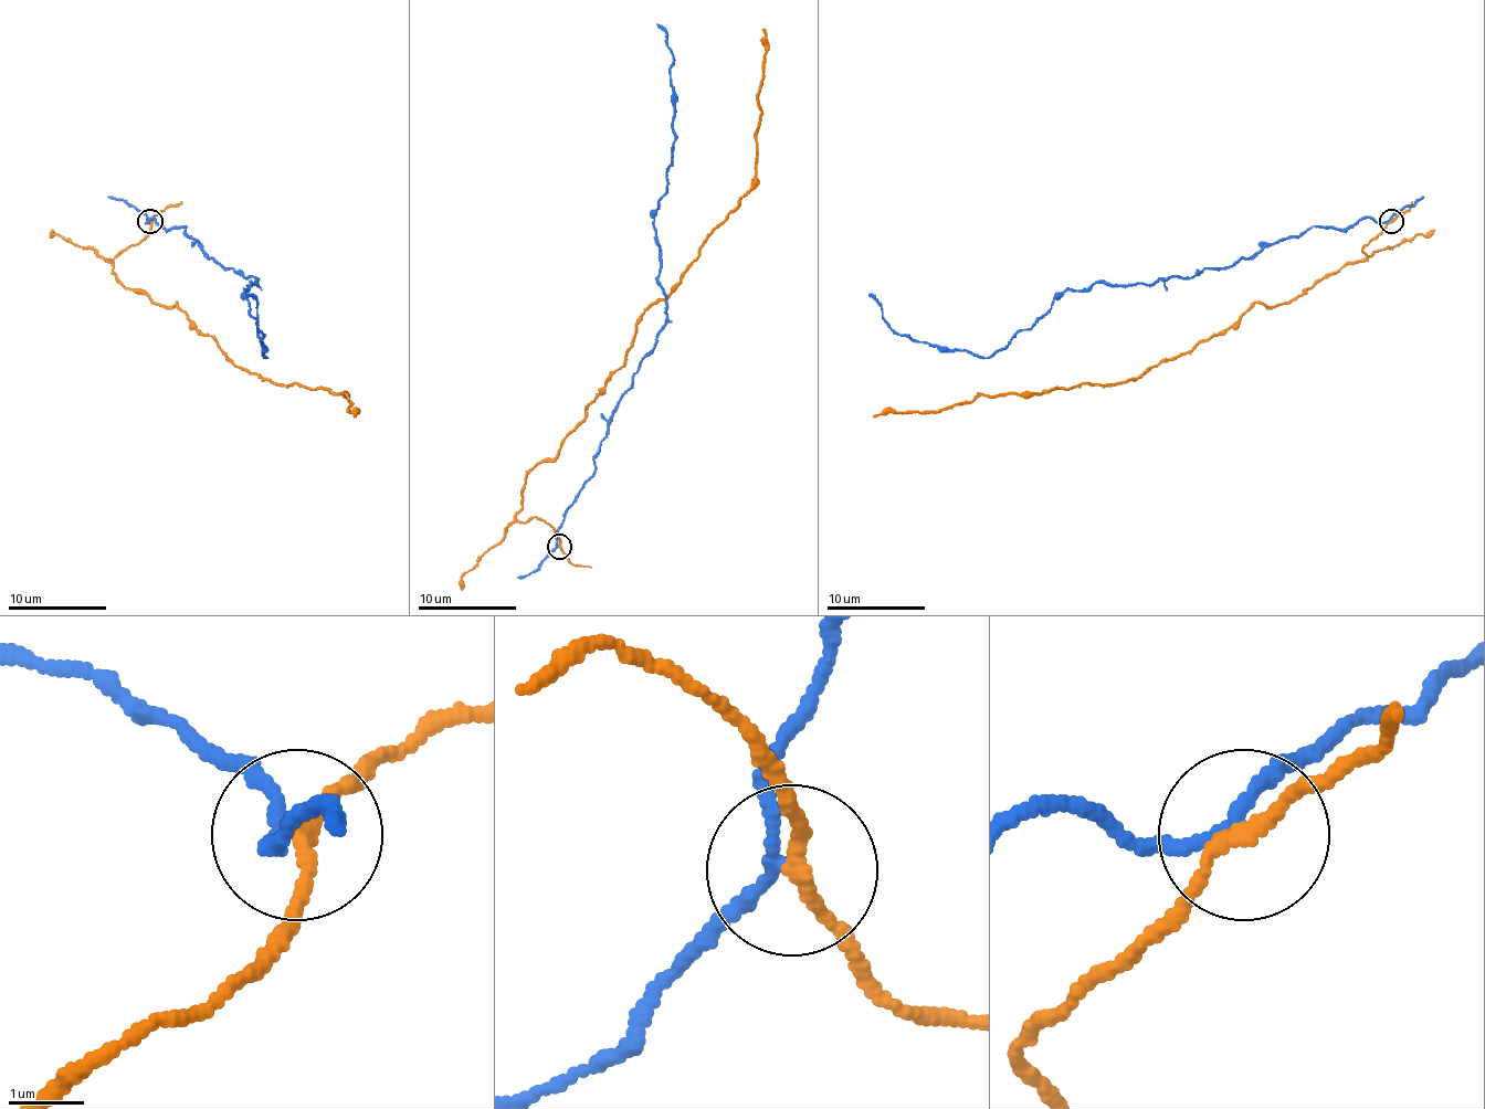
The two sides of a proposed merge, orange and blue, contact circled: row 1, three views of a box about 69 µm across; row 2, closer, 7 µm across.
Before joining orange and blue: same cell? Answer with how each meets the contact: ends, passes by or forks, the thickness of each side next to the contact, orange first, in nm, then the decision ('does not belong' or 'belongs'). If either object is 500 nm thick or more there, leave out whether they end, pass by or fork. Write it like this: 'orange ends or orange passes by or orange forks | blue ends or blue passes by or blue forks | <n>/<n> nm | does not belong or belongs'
orange passes by | blue passes by | 190/150 nm | does not belong

